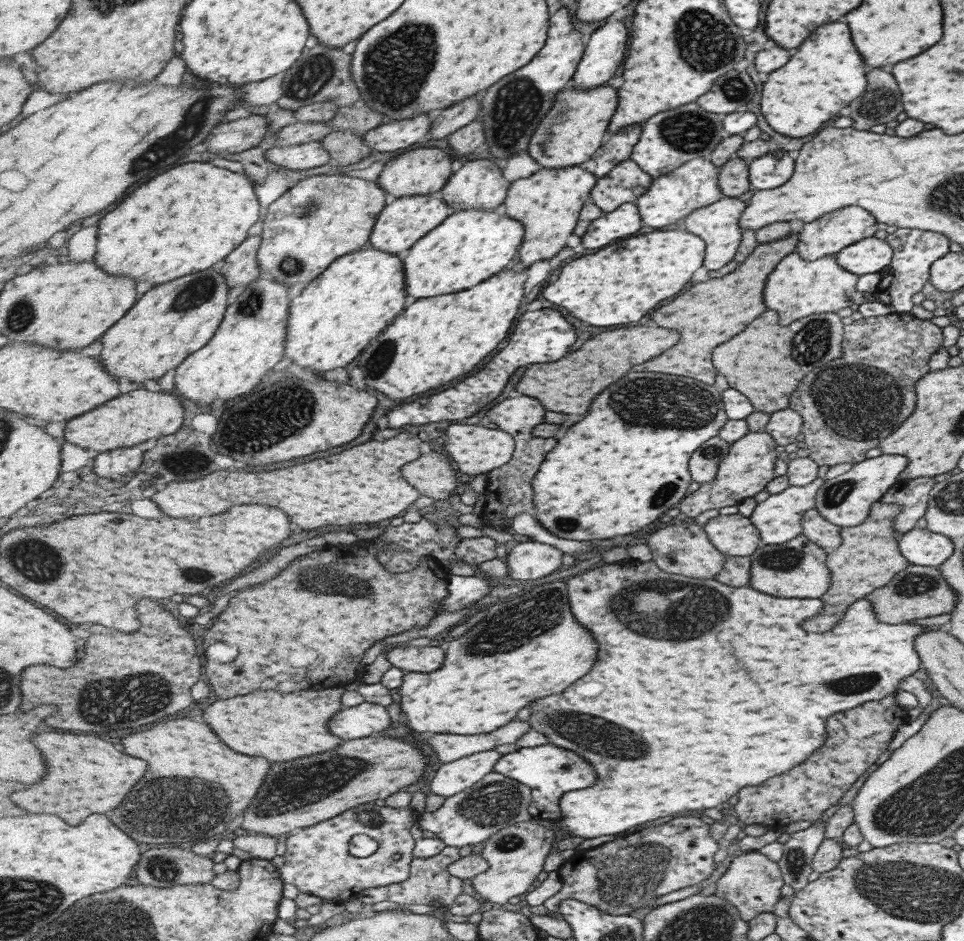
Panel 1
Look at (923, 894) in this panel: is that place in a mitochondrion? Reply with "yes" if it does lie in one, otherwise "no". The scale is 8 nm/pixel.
yes

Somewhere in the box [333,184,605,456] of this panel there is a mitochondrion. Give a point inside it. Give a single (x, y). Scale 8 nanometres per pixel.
(383, 355)

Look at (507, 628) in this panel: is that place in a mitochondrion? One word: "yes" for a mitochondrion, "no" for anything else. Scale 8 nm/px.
yes

